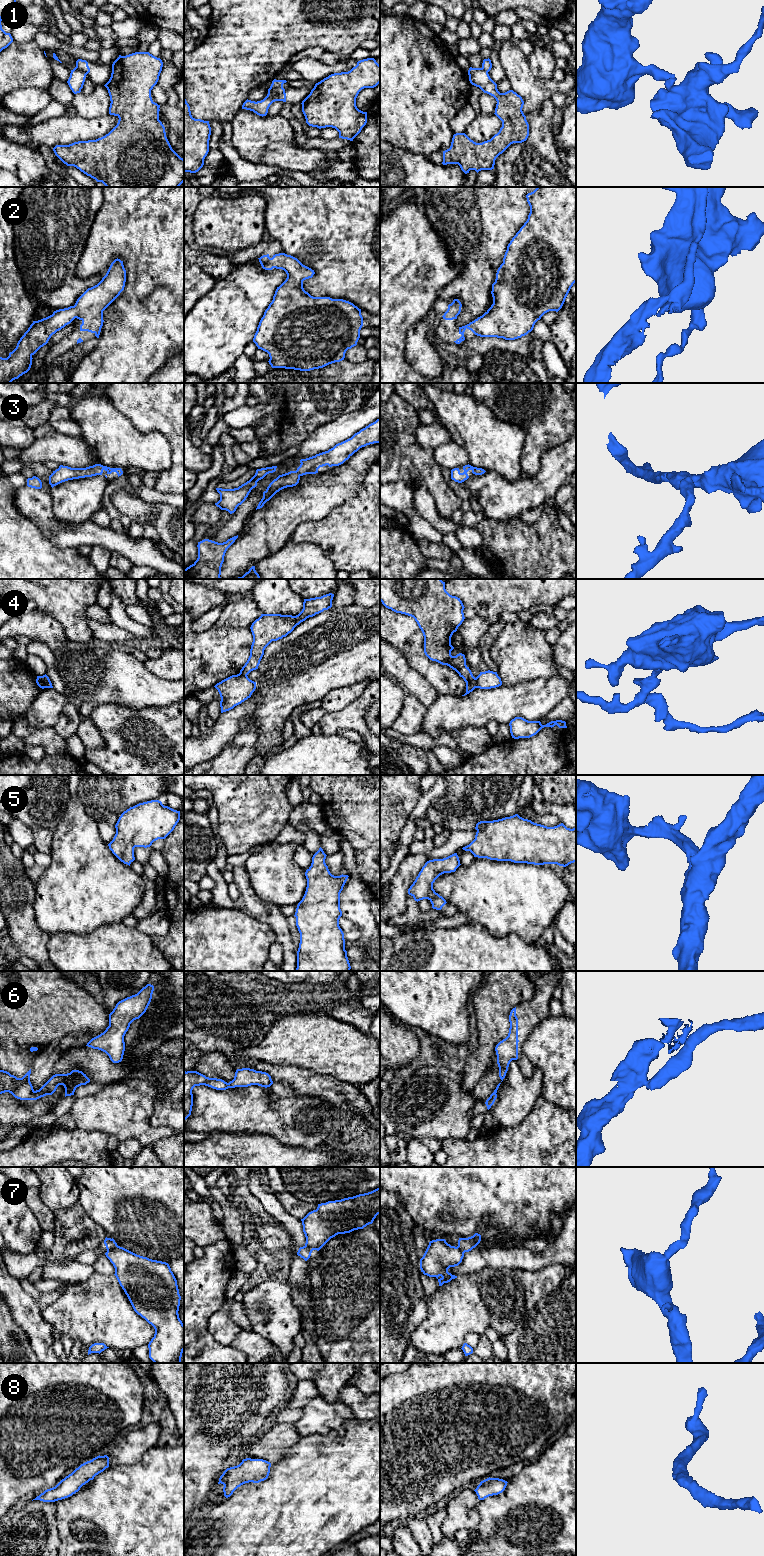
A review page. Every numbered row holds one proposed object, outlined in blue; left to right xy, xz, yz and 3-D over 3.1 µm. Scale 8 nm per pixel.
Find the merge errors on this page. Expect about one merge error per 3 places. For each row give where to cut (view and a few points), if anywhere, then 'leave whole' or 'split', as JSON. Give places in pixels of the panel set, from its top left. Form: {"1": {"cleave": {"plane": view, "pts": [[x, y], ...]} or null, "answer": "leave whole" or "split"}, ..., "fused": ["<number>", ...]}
{"1": {"cleave": {"plane": "xz", "pts": [[283, 88], [274, 95], [267, 96]]}, "answer": "split"}, "2": {"cleave": null, "answer": "leave whole"}, "3": {"cleave": null, "answer": "leave whole"}, "4": {"cleave": {"plane": "yz", "pts": [[475, 678], [477, 687]]}, "answer": "split"}, "5": {"cleave": null, "answer": "leave whole"}, "6": {"cleave": {"plane": "xy", "pts": [[34, 1091], [30, 1099]]}, "answer": "split"}, "7": {"cleave": {"plane": "xy", "pts": [[117, 1245], [107, 1251]]}, "answer": "split"}, "8": {"cleave": null, "answer": "leave whole"}, "fused": ["1", "4", "6", "7"]}

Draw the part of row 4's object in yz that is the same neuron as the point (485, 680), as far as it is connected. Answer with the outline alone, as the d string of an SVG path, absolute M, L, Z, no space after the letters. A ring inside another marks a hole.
M485 671L480 672L476 677L477 688L480 689L491 689L502 685L501 678L498 676L497 672Z

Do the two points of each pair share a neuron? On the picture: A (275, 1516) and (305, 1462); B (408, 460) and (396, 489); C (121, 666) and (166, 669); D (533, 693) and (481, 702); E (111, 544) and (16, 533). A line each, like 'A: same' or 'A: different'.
A: same
B: different
C: different
D: same
E: different

